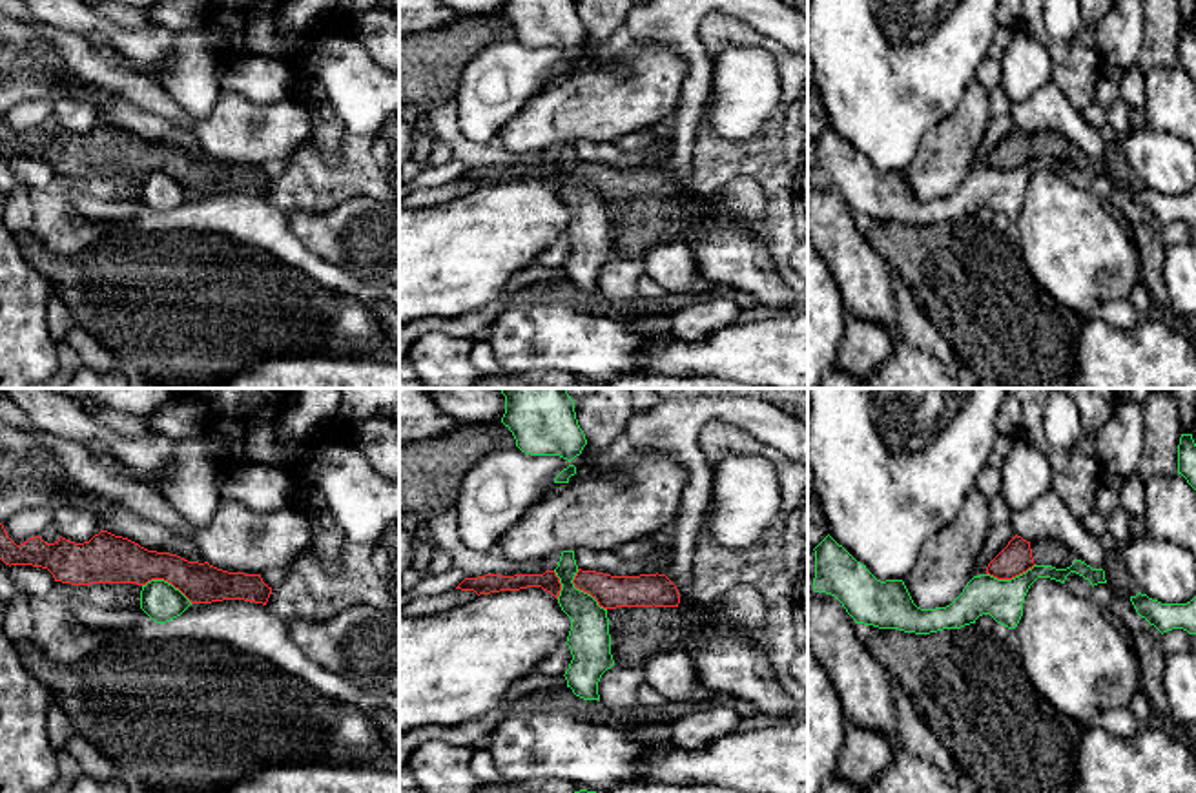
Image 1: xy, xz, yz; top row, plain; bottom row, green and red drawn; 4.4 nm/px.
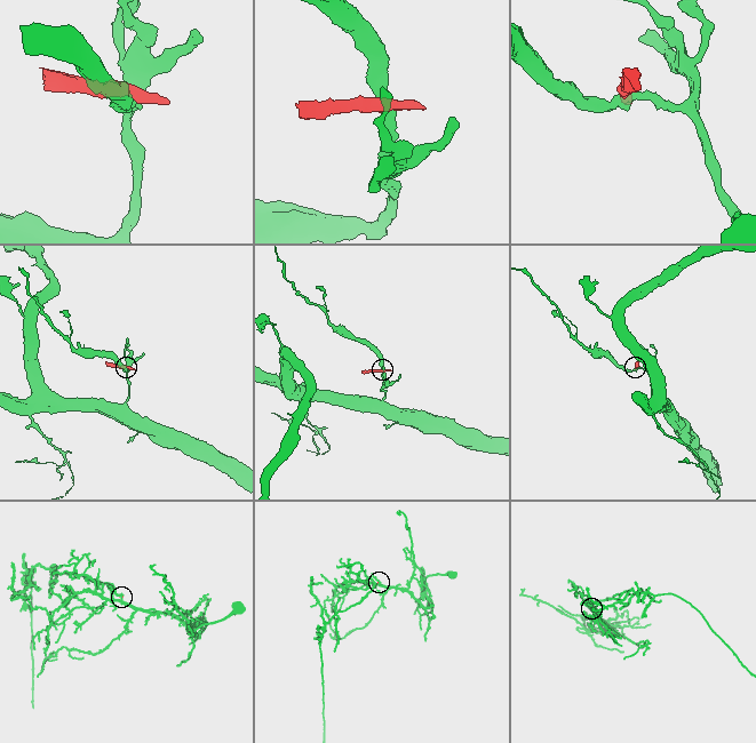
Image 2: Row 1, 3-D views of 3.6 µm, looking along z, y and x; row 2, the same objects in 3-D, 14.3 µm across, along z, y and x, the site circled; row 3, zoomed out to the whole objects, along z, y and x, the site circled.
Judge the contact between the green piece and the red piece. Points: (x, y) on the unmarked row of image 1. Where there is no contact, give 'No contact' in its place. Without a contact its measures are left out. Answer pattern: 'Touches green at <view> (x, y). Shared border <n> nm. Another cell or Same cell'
Touches green at xz (582, 183). Shared border 220 nm. Another cell

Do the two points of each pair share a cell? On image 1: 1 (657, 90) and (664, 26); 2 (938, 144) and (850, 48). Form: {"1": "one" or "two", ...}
{"1": "two", "2": "two"}

